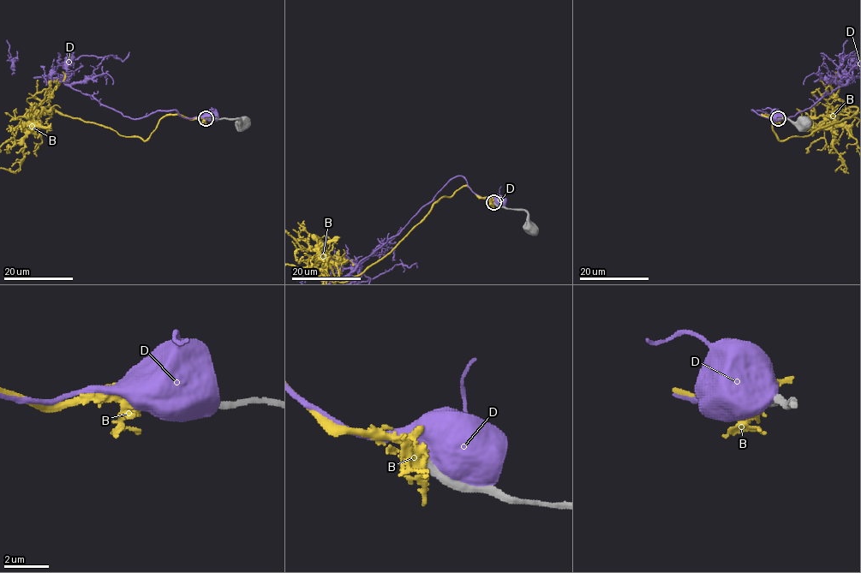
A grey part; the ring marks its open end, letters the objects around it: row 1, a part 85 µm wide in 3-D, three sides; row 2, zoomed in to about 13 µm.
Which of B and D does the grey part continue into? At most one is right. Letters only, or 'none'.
B

